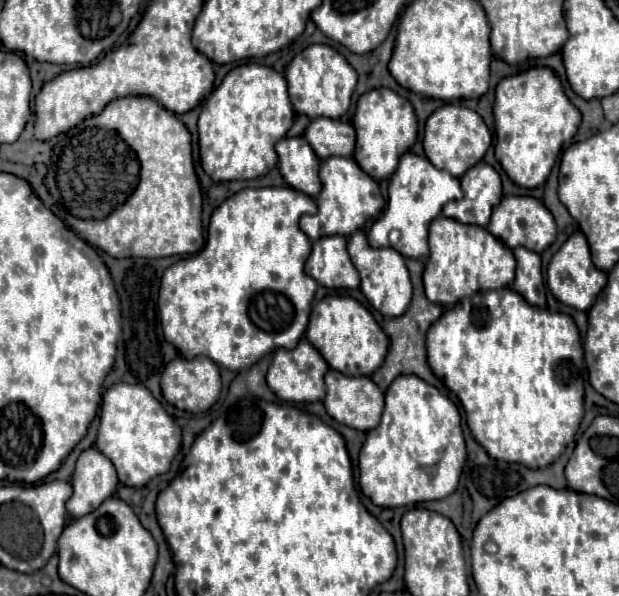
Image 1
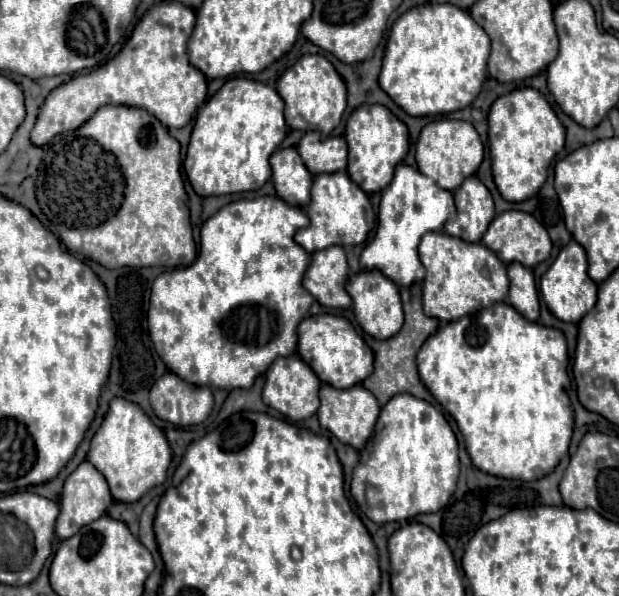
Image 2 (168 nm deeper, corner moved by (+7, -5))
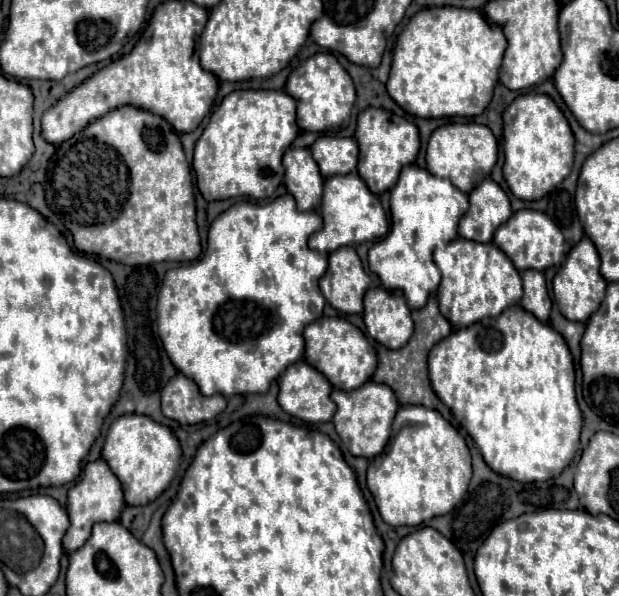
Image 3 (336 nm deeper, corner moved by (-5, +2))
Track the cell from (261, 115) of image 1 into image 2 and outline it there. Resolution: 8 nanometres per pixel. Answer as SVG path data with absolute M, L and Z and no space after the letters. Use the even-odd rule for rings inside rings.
M244 77L228 79L196 115L184 159L186 177L202 197L258 189L270 179L268 157L280 147L286 133L284 101L274 87Z

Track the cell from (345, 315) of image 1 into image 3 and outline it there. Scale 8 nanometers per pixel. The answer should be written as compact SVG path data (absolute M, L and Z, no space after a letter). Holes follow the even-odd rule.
M326 318L312 322L304 330L304 342L306 342L306 362L316 368L320 374L326 376L326 380L336 390L354 390L360 388L360 384L368 382L378 366L378 358L366 336L348 320L344 318Z

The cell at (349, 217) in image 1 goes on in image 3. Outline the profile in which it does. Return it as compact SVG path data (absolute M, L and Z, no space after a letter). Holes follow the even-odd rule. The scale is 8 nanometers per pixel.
M358 174L332 176L324 182L324 198L320 206L320 216L324 220L324 226L320 232L310 236L308 246L324 256L342 246L354 246L360 242L384 238L388 232L386 214L380 200L368 190L368 186L364 184L364 180L360 180Z

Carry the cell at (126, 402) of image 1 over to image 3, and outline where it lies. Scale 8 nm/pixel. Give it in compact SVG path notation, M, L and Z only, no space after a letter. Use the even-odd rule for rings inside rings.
M124 414L116 418L102 448L102 460L108 462L112 472L118 476L128 506L144 506L170 488L180 466L180 454L180 444L170 428L142 414Z

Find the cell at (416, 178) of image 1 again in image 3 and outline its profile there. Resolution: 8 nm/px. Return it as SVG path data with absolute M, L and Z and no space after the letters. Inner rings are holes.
M410 164L400 172L390 196L392 226L388 236L370 248L370 270L378 274L388 292L404 292L412 310L422 308L424 300L438 290L440 270L432 260L432 252L458 238L458 222L468 210L468 196L444 178L432 176L428 170Z

